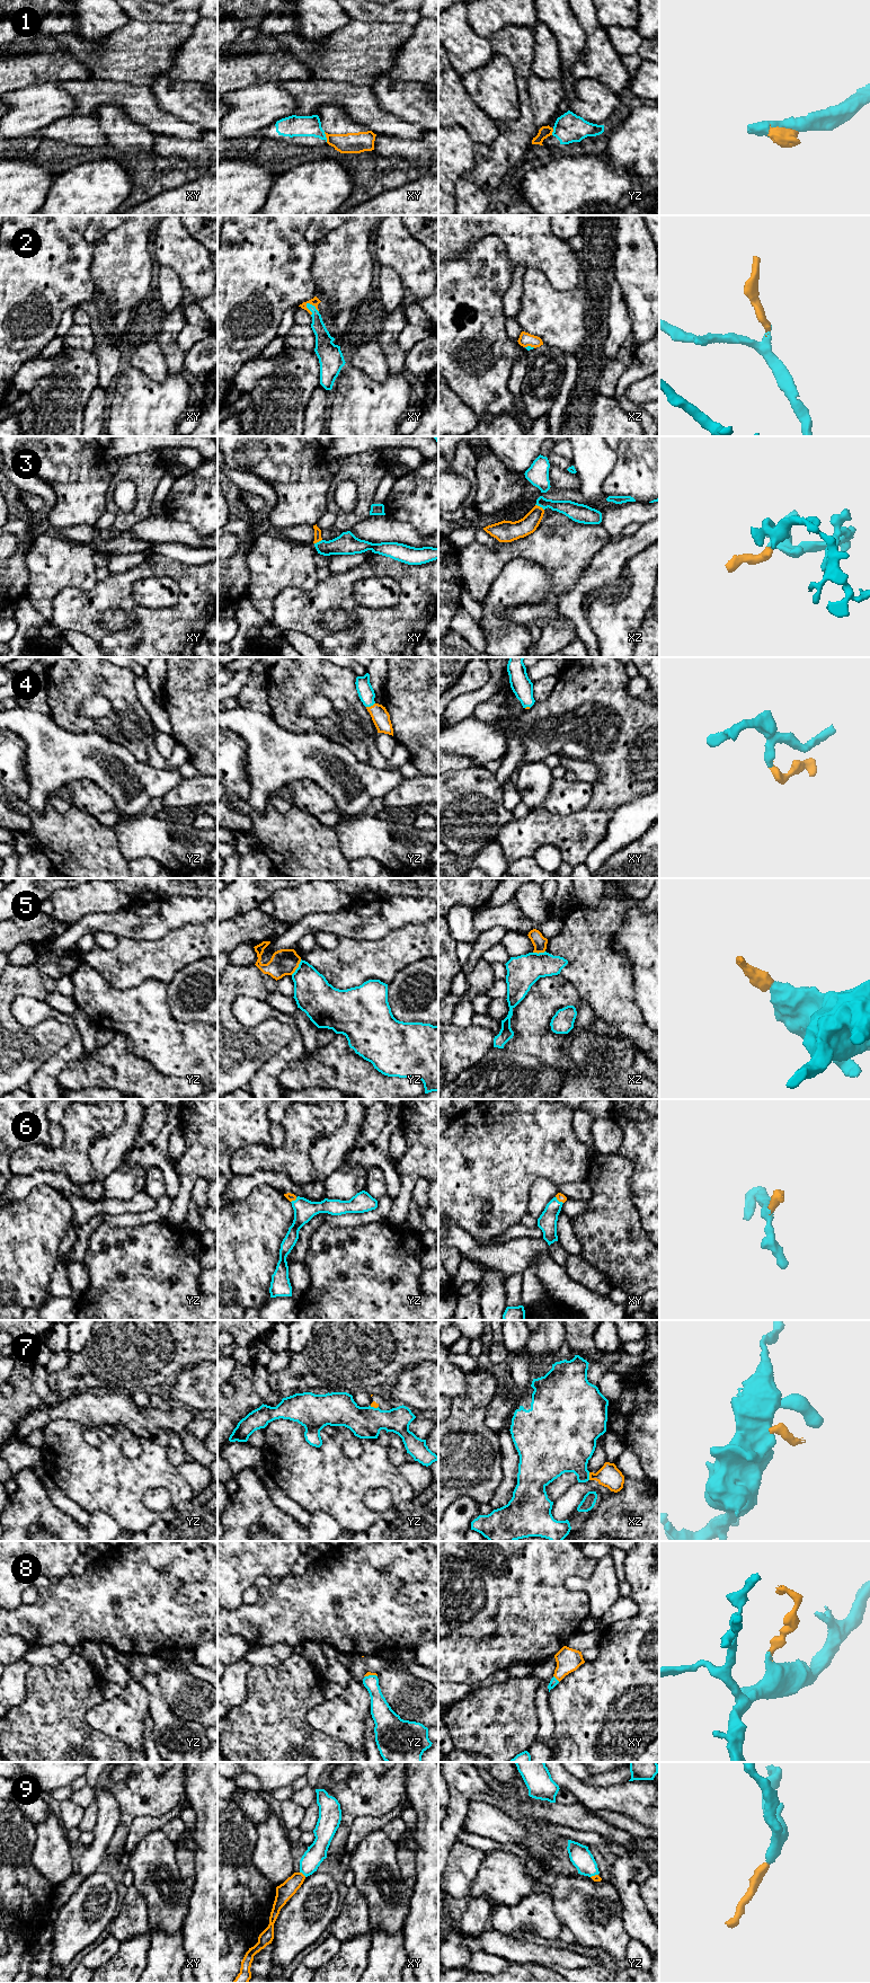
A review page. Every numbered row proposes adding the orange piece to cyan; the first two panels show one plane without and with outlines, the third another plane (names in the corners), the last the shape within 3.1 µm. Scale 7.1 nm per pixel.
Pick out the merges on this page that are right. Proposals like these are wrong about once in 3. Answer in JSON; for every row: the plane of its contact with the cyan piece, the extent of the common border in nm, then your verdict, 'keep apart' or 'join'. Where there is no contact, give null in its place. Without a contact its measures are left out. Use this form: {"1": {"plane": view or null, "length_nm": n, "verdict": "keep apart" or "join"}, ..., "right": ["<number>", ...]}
{"1": {"plane": "xy", "length_nm": 80, "verdict": "keep apart"}, "2": {"plane": "xy", "length_nm": 110, "verdict": "join"}, "3": {"plane": "xz", "length_nm": 80, "verdict": "join"}, "4": {"plane": "yz", "length_nm": 70, "verdict": "join"}, "5": {"plane": "yz", "length_nm": 130, "verdict": "keep apart"}, "6": {"plane": "xy", "length_nm": 80, "verdict": "join"}, "7": {"plane": "xz", "length_nm": 60, "verdict": "keep apart"}, "8": {"plane": "xy", "length_nm": 60, "verdict": "join"}, "9": {"plane": "xy", "length_nm": 60, "verdict": "join"}, "right": ["2", "3", "4", "6", "8", "9"]}

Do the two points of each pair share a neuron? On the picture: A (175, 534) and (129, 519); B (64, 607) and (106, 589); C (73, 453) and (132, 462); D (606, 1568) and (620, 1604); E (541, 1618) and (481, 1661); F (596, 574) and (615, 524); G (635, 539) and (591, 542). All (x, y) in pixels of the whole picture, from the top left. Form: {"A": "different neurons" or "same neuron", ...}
{"A": "different neurons", "B": "same neuron", "C": "different neurons", "D": "different neurons", "E": "same neuron", "F": "different neurons", "G": "different neurons"}

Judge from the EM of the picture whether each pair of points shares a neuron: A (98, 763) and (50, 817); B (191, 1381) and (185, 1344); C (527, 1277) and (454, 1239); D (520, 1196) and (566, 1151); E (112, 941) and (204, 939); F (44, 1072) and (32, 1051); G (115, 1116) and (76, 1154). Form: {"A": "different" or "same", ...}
{"A": "different", "B": "different", "C": "different", "D": "same", "E": "different", "F": "different", "G": "same"}

